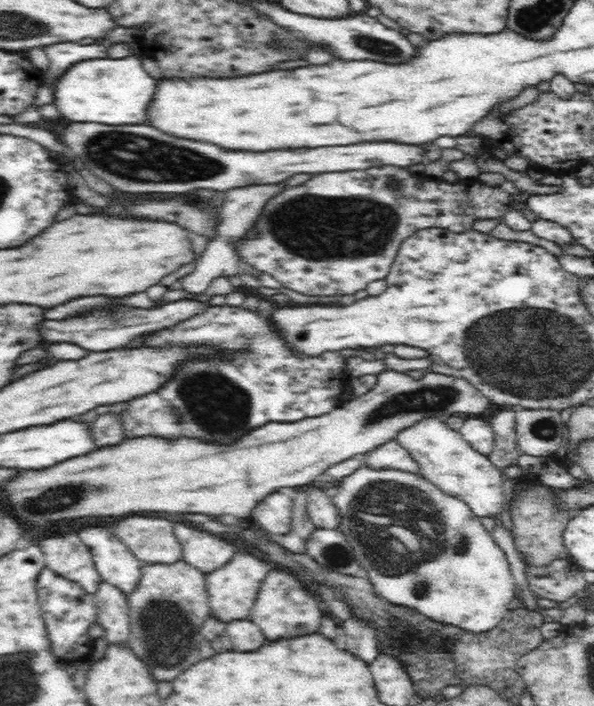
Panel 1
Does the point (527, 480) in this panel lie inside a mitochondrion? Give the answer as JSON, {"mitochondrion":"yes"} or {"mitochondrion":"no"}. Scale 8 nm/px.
{"mitochondrion":"no"}

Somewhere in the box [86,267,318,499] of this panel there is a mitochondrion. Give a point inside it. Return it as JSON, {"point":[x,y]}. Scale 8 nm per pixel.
{"point":[211,397]}

